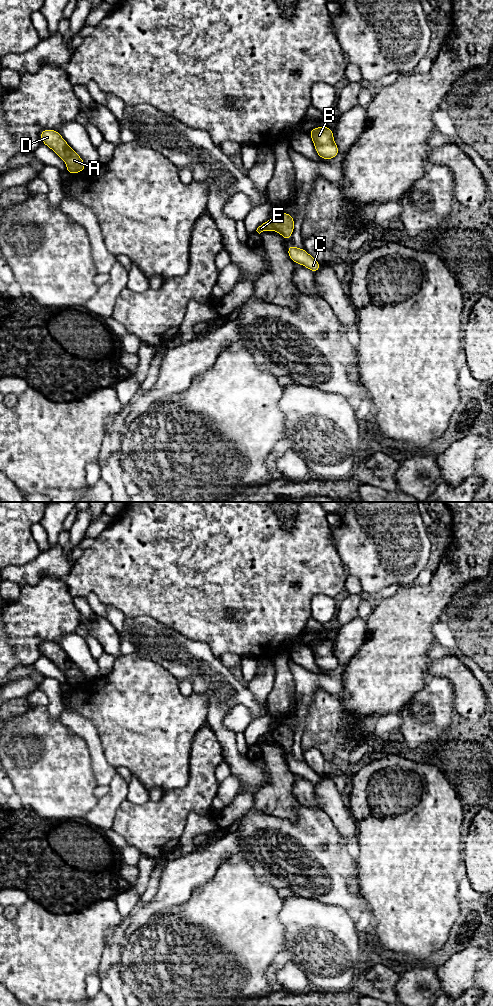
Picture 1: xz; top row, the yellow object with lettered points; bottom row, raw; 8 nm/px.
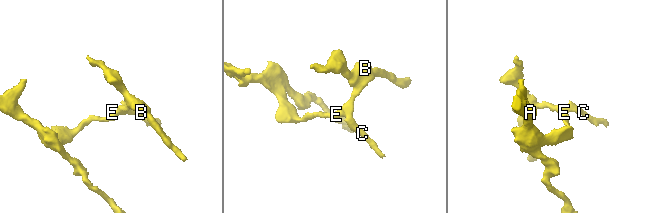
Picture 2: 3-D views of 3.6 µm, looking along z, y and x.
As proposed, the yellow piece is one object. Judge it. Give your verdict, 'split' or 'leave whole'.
split

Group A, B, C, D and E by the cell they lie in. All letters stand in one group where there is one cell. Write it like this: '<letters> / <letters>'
A D E / B C

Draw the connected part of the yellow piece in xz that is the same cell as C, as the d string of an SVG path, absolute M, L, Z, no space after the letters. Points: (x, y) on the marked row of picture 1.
M289 245L287 252L289 254L290 259L294 263L299 263L307 267L313 273L318 272L320 270L320 263L315 260L311 255L309 255L305 249L299 249L294 247L293 245Z

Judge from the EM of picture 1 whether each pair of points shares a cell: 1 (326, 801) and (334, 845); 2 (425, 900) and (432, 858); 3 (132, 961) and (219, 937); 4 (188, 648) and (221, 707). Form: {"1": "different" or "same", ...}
{"1": "different", "2": "same", "3": "same", "4": "same"}

